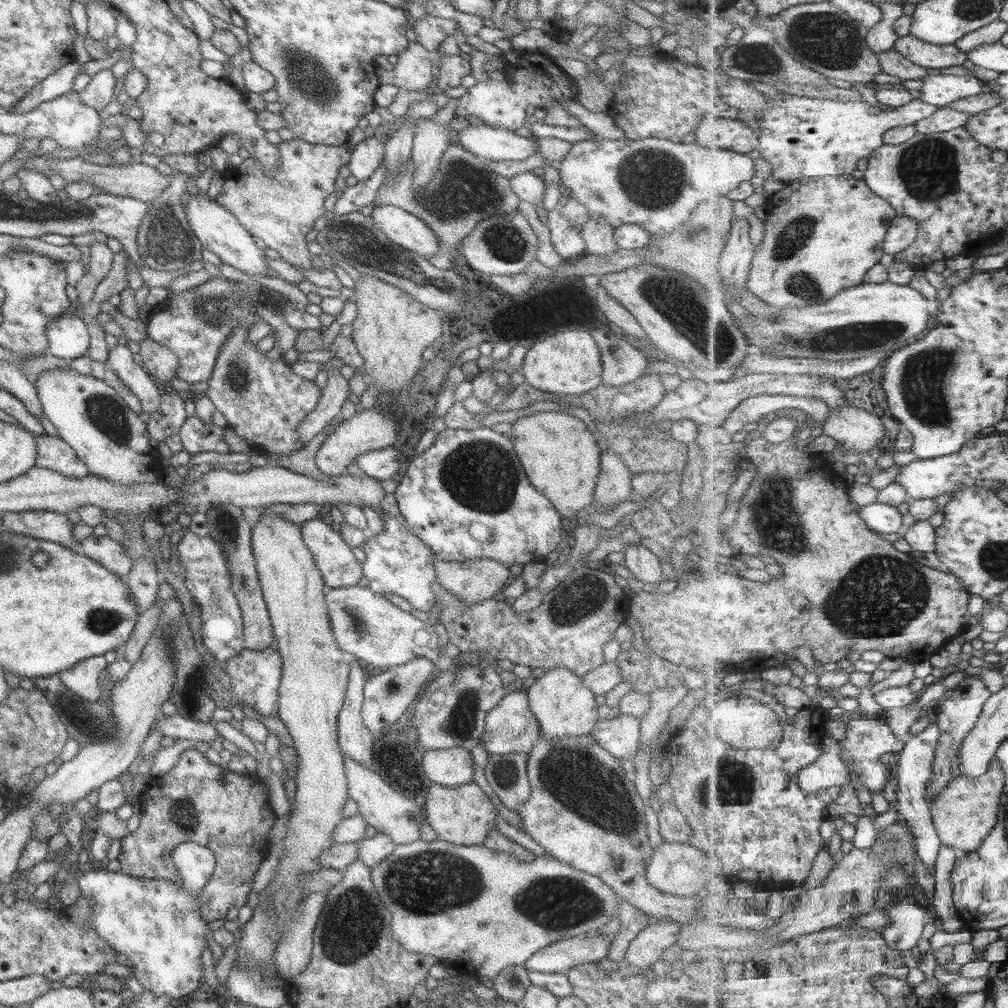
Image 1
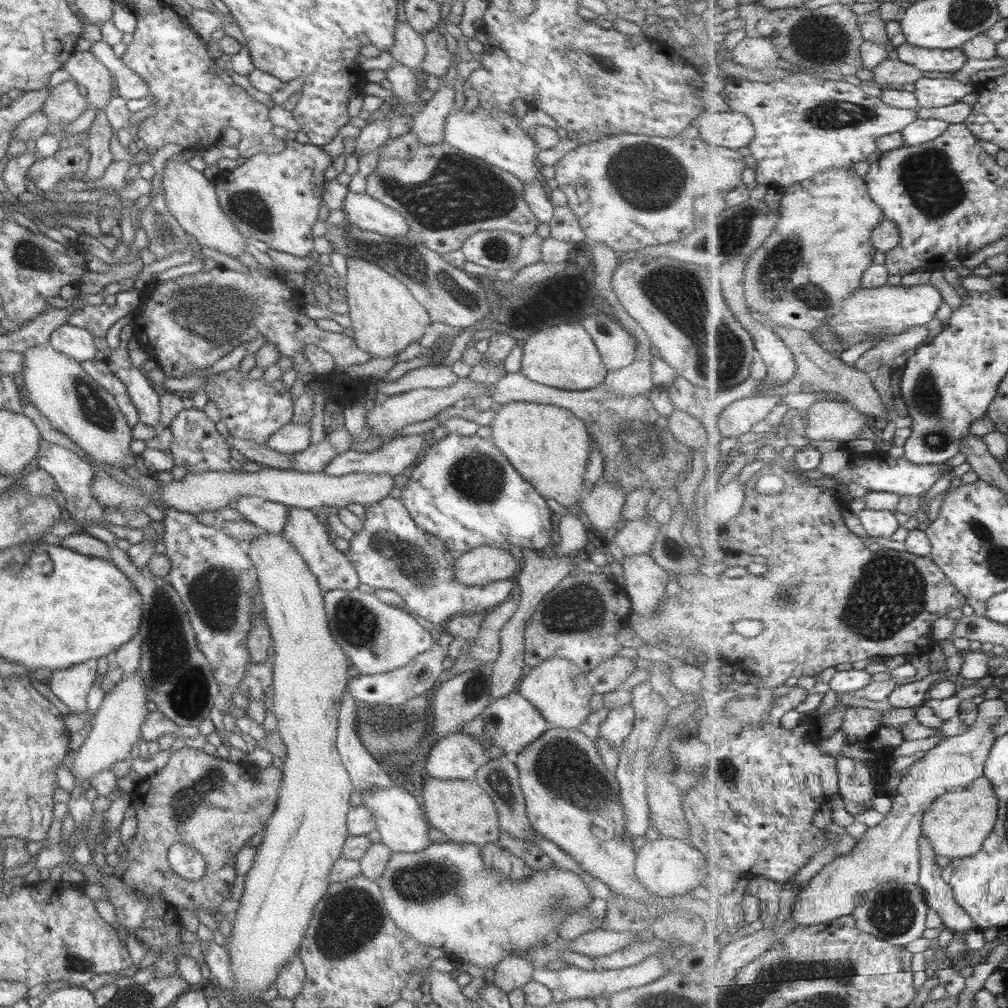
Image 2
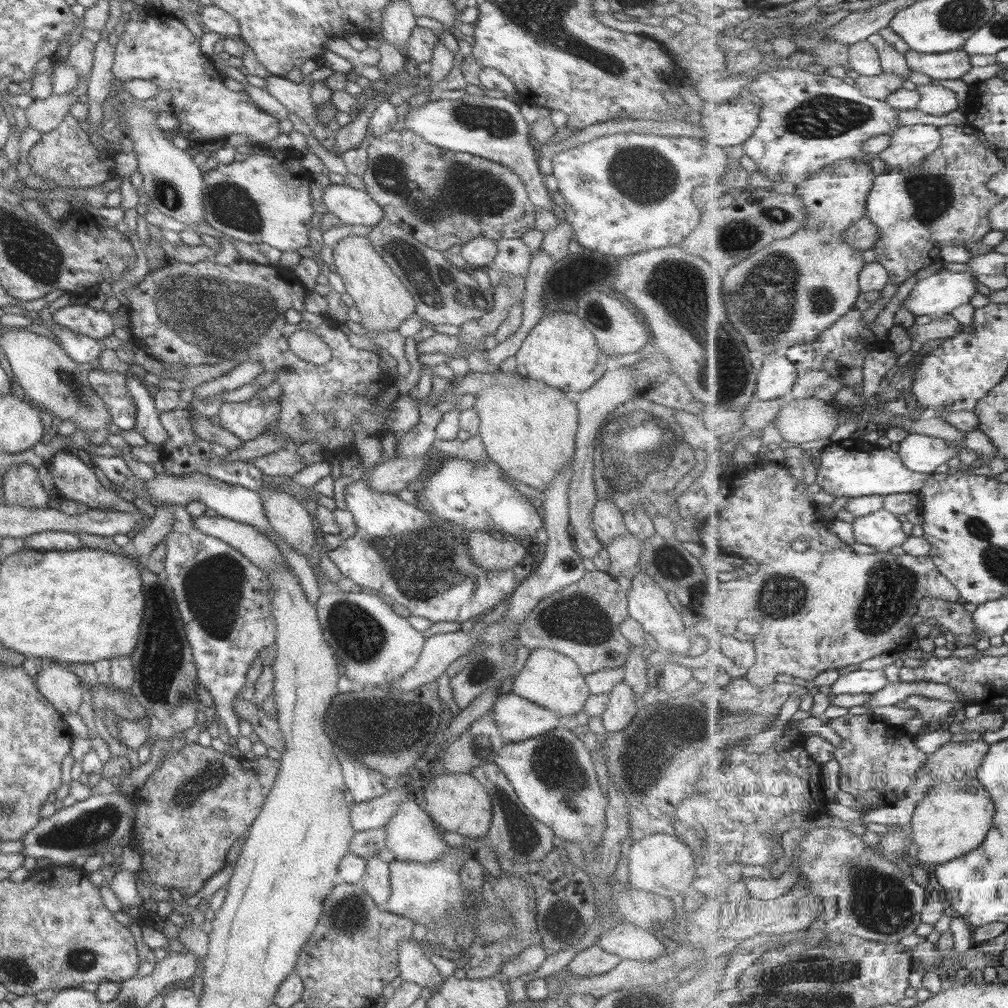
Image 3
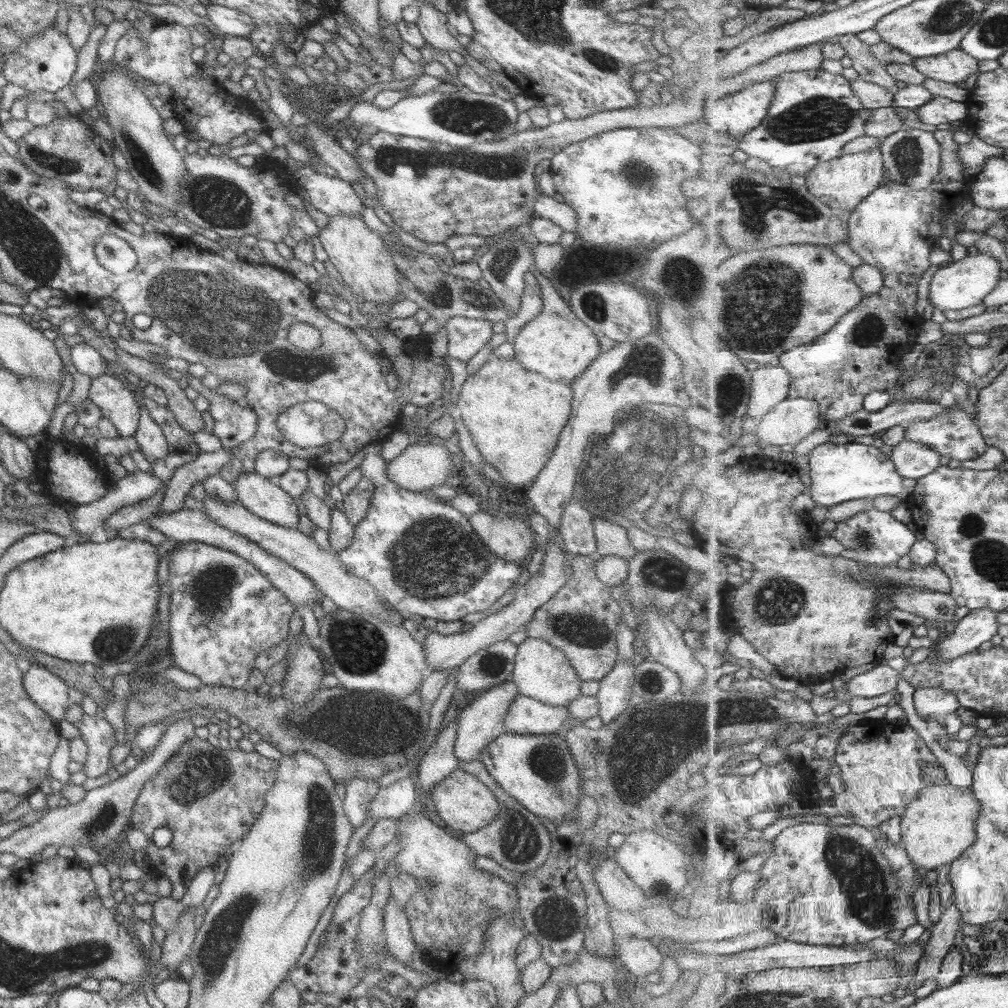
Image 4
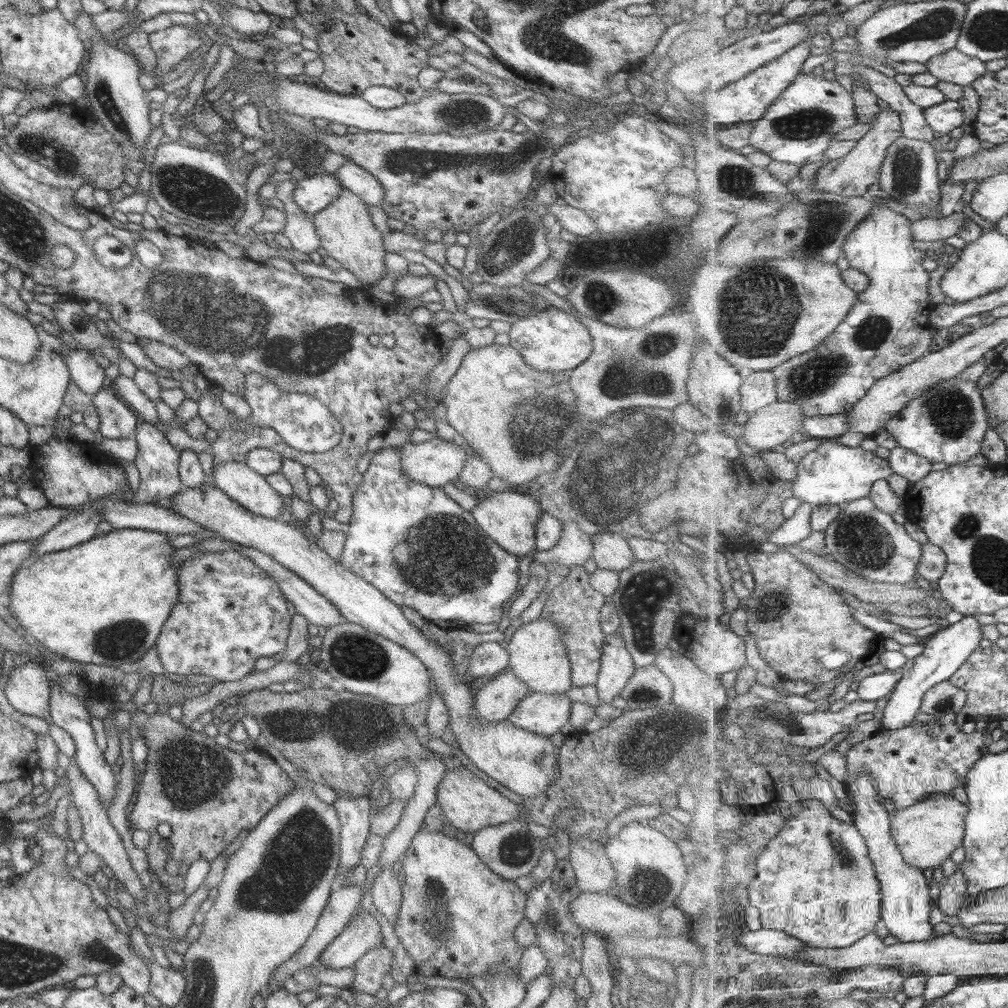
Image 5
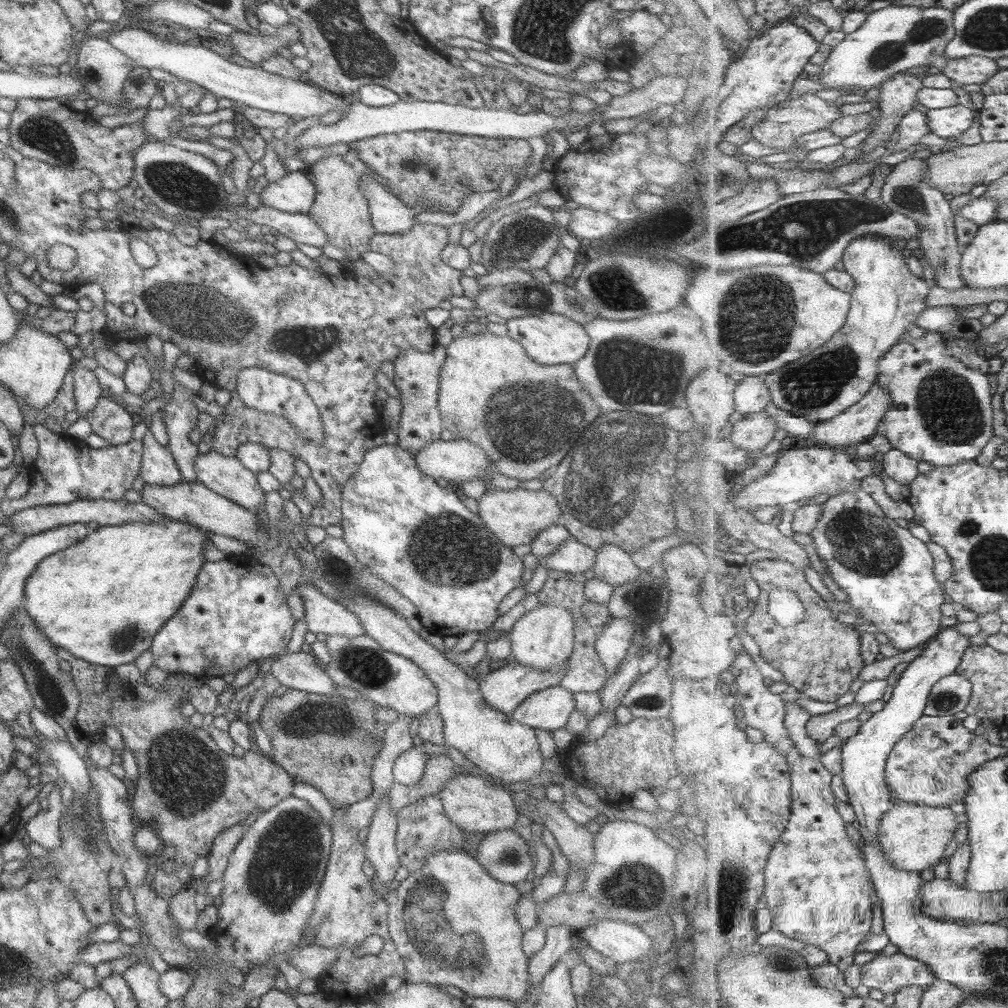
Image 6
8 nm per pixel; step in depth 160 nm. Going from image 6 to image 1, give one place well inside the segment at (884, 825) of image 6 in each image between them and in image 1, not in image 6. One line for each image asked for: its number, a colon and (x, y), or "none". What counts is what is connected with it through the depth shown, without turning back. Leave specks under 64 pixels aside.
1: (967, 811)
2: (959, 822)
3: (954, 819)
4: (938, 828)
5: (927, 833)

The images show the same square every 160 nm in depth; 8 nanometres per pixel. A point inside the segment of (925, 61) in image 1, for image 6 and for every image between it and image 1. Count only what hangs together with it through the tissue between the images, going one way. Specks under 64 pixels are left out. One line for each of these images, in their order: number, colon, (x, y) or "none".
2: (945, 62)
3: (953, 65)
4: (957, 66)
5: (954, 66)
6: (974, 69)

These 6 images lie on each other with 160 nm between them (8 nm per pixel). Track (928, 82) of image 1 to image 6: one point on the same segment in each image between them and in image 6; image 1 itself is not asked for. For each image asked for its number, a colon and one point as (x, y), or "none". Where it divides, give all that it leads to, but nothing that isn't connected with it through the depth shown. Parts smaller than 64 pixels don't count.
2: (932, 91)
3: (937, 100)
4: (940, 111)
5: (943, 118)
6: (949, 123)

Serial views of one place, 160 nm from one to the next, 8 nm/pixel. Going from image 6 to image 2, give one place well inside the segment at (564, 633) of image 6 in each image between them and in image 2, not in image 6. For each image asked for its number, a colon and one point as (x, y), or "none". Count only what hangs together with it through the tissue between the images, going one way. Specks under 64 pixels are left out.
2: (558, 690)
3: (548, 679)
4: (541, 672)
5: (536, 656)

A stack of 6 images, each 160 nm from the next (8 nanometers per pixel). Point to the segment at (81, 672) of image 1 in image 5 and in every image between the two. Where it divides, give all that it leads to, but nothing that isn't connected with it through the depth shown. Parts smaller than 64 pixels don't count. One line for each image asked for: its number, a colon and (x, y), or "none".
2: (70, 685)
3: (62, 688)
4: (47, 691)
5: (27, 689)

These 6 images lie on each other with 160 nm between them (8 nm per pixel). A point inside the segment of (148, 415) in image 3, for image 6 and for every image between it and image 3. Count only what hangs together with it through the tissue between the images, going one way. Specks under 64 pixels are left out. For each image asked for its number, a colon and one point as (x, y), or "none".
4: (152, 445)
5: (156, 461)
6: (156, 466)

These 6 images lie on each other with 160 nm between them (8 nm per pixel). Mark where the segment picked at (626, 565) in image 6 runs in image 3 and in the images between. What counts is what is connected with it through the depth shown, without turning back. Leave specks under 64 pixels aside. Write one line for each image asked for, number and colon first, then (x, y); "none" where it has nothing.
3: (606, 521)
4: (610, 538)
5: (609, 551)

